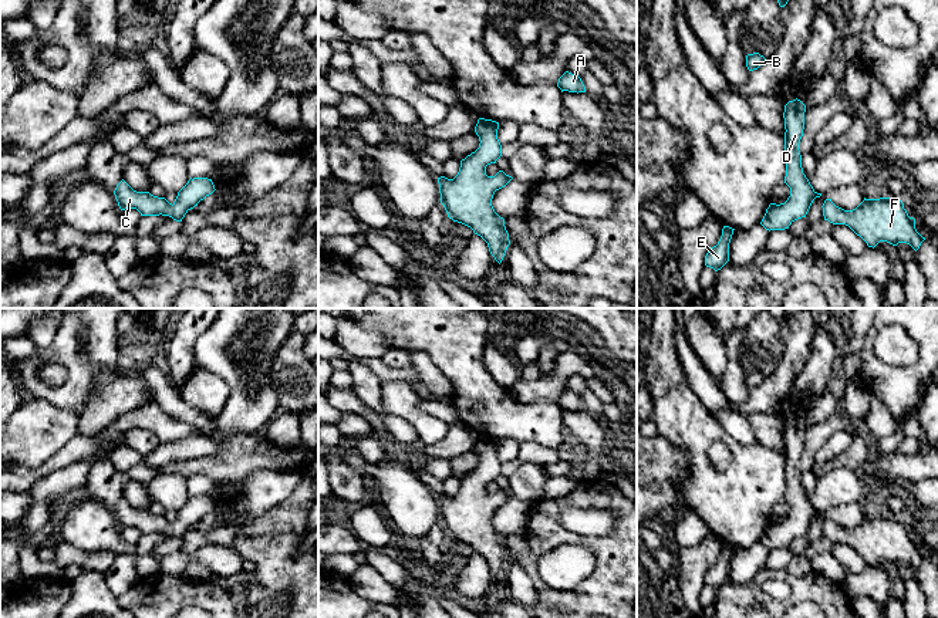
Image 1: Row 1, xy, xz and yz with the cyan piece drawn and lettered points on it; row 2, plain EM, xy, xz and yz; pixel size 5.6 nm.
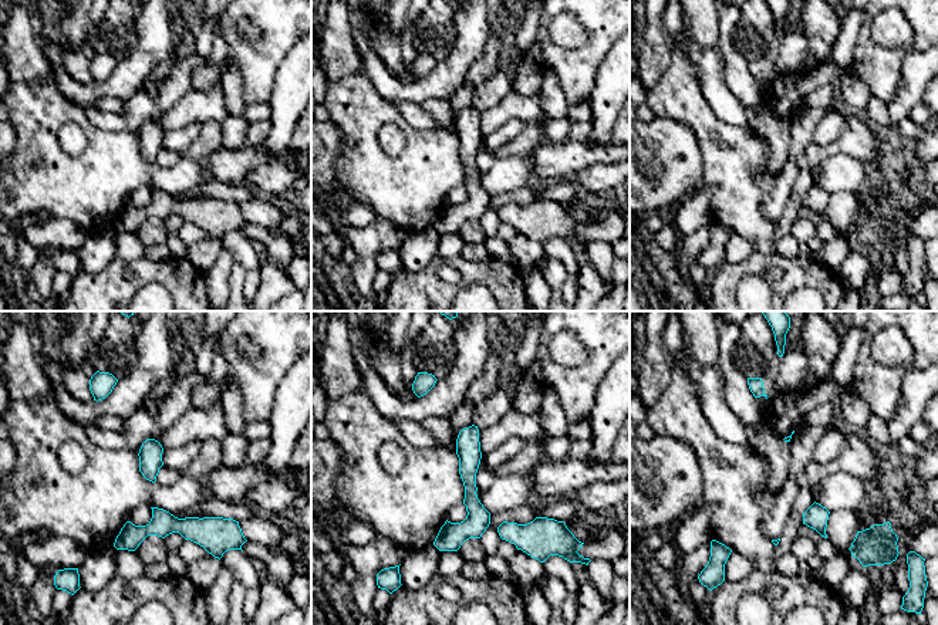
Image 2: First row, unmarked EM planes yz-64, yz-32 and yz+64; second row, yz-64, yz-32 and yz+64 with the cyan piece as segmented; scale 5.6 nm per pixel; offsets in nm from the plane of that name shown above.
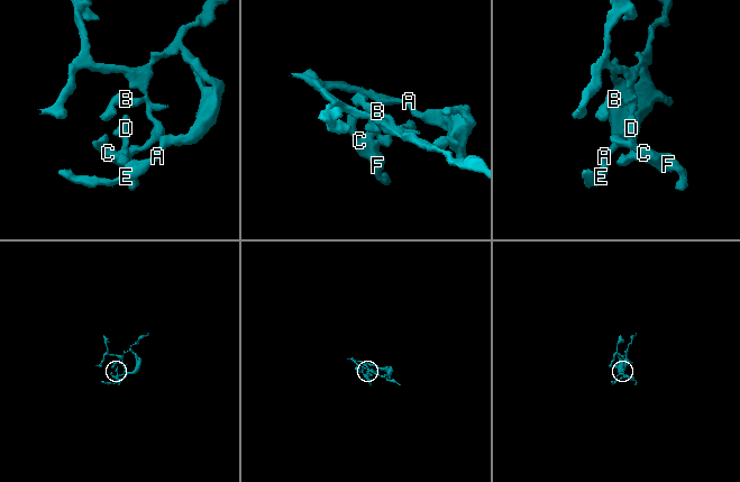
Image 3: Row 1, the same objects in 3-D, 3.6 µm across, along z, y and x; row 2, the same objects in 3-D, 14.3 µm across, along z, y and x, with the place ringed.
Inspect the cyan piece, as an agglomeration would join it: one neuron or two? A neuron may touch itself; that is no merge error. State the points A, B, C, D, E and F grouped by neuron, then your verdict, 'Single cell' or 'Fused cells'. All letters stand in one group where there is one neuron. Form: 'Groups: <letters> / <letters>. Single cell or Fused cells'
Groups: A B C D E F. Single cell

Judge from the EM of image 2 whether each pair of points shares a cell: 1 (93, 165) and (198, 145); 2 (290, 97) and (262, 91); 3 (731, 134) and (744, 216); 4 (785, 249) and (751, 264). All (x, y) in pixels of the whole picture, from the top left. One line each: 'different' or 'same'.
1: different
2: different
3: same
4: different

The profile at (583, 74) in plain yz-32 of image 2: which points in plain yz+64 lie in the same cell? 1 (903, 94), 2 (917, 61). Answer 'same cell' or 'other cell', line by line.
1: other cell
2: other cell

